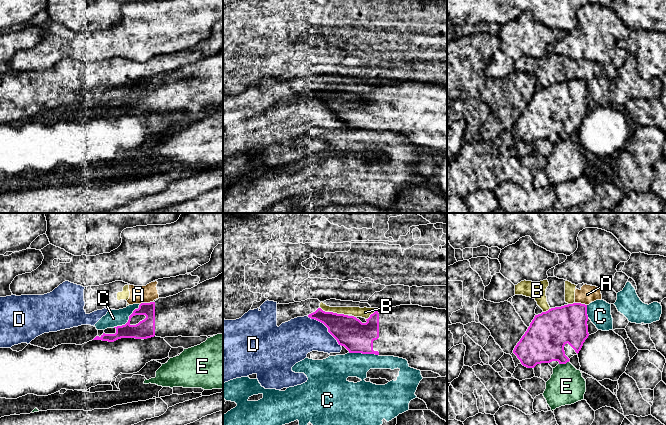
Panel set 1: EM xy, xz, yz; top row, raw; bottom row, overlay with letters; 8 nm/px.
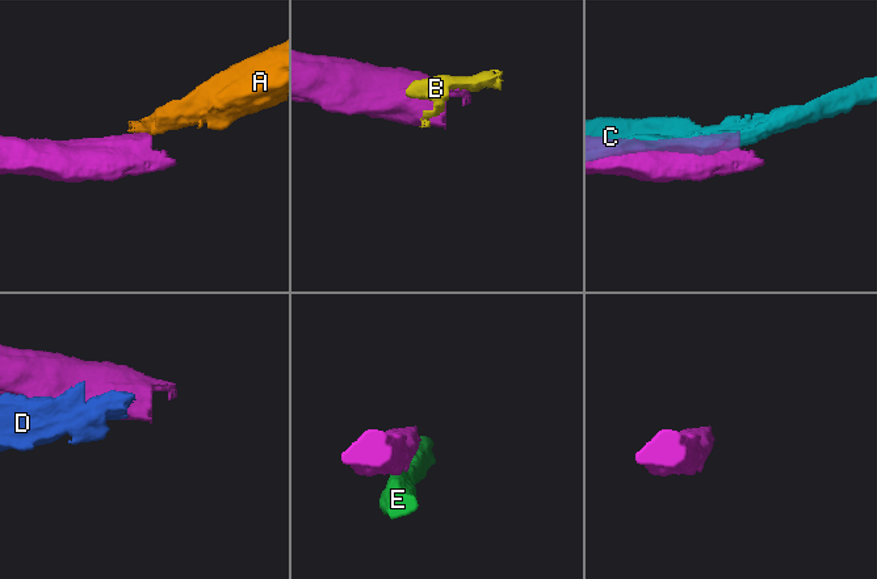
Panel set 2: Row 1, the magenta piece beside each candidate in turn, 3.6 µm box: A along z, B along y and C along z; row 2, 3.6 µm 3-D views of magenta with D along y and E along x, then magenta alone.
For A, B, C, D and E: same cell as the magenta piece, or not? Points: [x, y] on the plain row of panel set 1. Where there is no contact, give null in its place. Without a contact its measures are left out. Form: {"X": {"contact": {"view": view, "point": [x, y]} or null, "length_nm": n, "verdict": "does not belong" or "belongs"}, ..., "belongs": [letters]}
{"A": {"contact": {"view": "xy", "point": [146, 79]}, "length_nm": 110, "verdict": "does not belong"}, "B": {"contact": {"view": "xz", "point": [334, 89]}, "length_nm": 240, "verdict": "does not belong"}, "C": {"contact": {"view": "xy", "point": [129, 95]}, "length_nm": 300, "verdict": "does not belong"}, "D": {"contact": {"view": "xz", "point": [326, 102]}, "length_nm": 380, "verdict": "does not belong"}, "E": {"contact": {"view": "yz", "point": [564, 139]}, "length_nm": 90, "verdict": "does not belong"}, "belongs": []}

